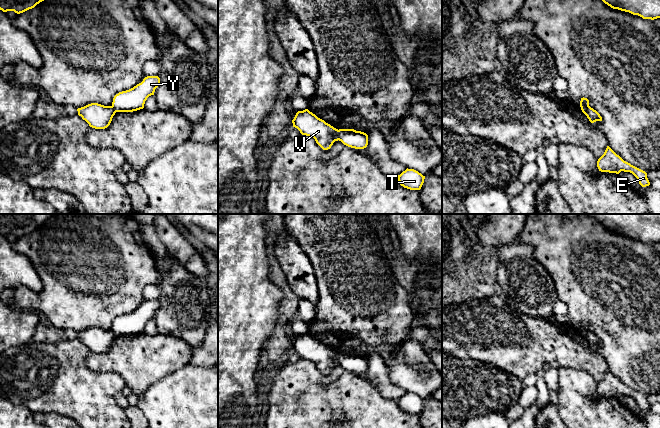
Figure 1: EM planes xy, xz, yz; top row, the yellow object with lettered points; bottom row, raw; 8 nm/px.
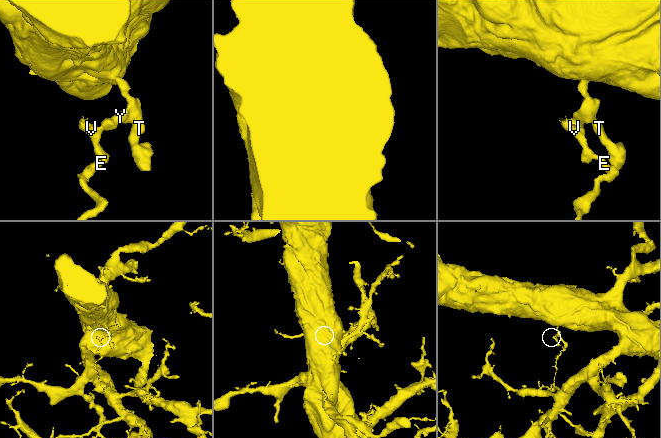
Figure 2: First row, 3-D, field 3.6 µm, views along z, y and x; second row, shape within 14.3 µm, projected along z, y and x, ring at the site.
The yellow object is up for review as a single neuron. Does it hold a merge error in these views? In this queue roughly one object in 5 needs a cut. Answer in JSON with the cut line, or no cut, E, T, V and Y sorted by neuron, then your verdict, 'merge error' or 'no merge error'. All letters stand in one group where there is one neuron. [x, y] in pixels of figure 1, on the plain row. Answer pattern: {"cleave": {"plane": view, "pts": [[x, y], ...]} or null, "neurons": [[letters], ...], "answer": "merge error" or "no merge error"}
{"cleave": {"plane": "xz", "pts": [[337, 354], [337, 361], [339, 363]]}, "neurons": [["E", "V"], ["T", "Y"]], "answer": "merge error"}

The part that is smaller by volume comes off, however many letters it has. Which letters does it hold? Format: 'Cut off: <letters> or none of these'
Cut off: E, V

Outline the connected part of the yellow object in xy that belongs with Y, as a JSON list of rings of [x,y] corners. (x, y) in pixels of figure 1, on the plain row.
[[[147,300],[133,312],[119,316],[113,322],[112,331],[116,336],[133,336],[144,332],[145,325],[154,319],[160,309],[158,300]]]

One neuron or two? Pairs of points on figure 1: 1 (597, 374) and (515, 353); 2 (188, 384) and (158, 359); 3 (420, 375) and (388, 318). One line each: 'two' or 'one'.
1: one
2: two
3: two

